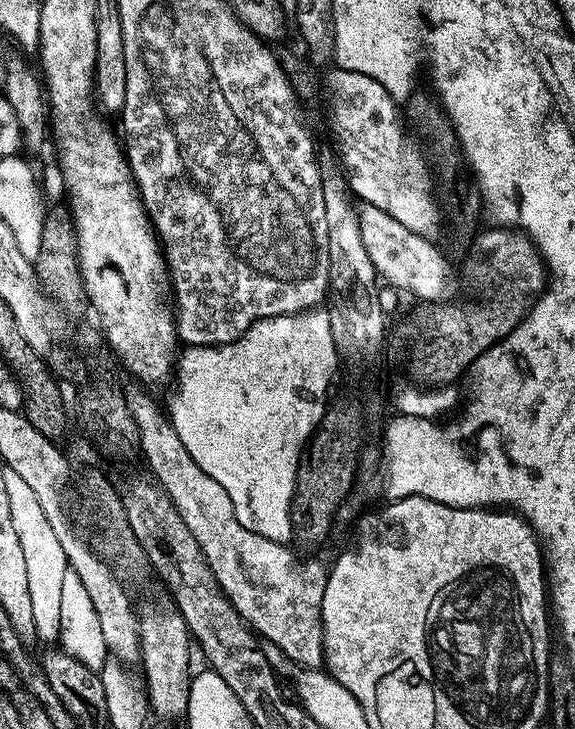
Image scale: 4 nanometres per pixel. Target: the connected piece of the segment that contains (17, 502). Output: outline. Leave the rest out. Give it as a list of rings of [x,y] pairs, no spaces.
[[[4,468],[2,475],[6,480],[6,498],[10,500],[10,518],[22,544],[22,558],[26,558],[26,582],[30,588],[30,606],[34,606],[36,635],[40,640],[56,642],[60,638],[62,578],[70,573],[68,559],[62,554],[62,546],[58,546],[54,530],[50,530],[50,522],[46,522],[46,514],[42,514],[42,506],[38,506],[38,498],[34,498],[30,486],[9,468]]]

